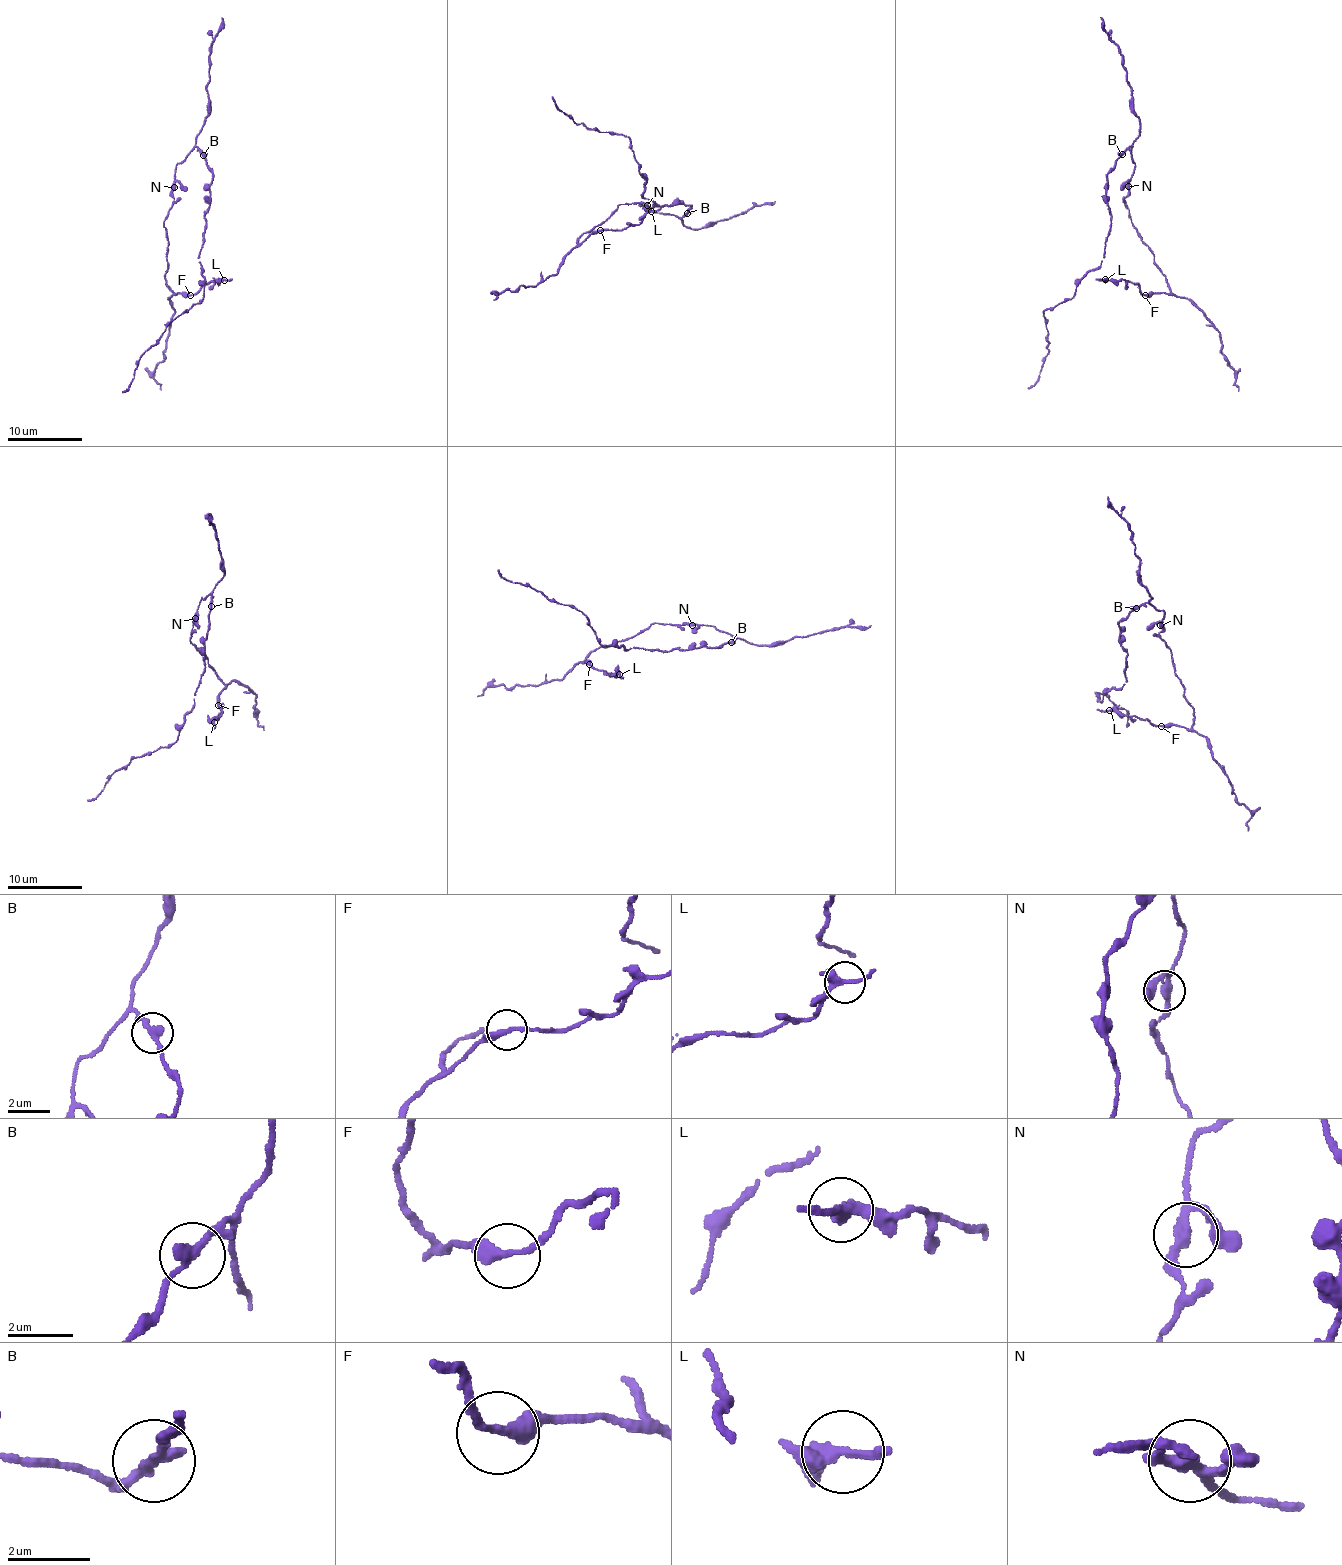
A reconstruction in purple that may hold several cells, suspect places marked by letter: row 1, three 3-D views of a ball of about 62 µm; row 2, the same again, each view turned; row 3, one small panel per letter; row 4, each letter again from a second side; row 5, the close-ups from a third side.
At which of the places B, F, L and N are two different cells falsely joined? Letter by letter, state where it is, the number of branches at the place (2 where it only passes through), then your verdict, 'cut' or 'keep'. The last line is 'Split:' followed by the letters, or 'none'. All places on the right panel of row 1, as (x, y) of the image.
B: at (1122, 154); 2 branches meet; cut
F: at (1145, 295); 2 branches meet; keep
L: at (1105, 279); 3 branches meet; keep
N: at (1128, 186); 3 branches meet; keep
Split: B

